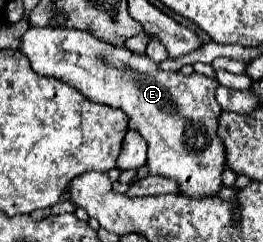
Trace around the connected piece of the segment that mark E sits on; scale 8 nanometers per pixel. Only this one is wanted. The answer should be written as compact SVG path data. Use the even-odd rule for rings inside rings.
M30 27L22 37L22 49L36 73L46 77L56 77L72 87L76 87L82 95L86 95L94 103L102 103L114 109L122 109L128 115L128 127L138 129L140 135L148 143L148 169L150 175L162 175L176 179L180 185L180 193L188 197L210 197L216 195L222 187L222 165L226 163L224 145L216 133L218 117L222 113L220 105L214 99L214 91L218 87L216 79L208 79L200 73L192 73L184 77L178 73L168 73L158 67L146 55L138 55L128 51L126 47L114 47L106 41L96 39L88 31L78 29L36 29Z

